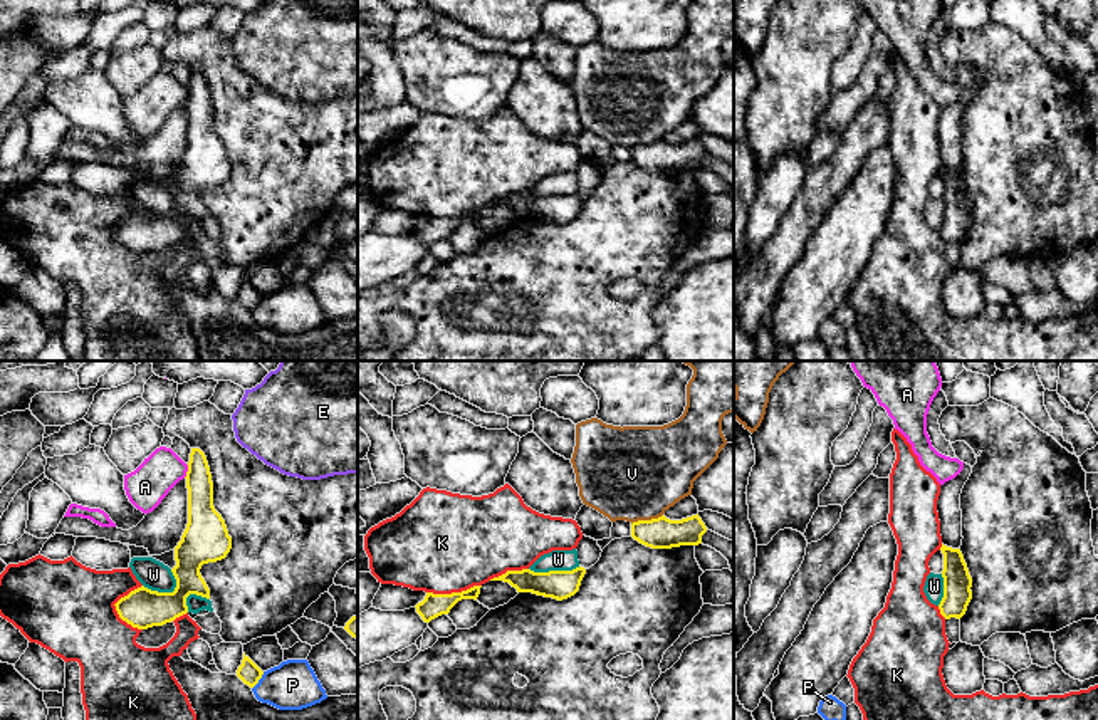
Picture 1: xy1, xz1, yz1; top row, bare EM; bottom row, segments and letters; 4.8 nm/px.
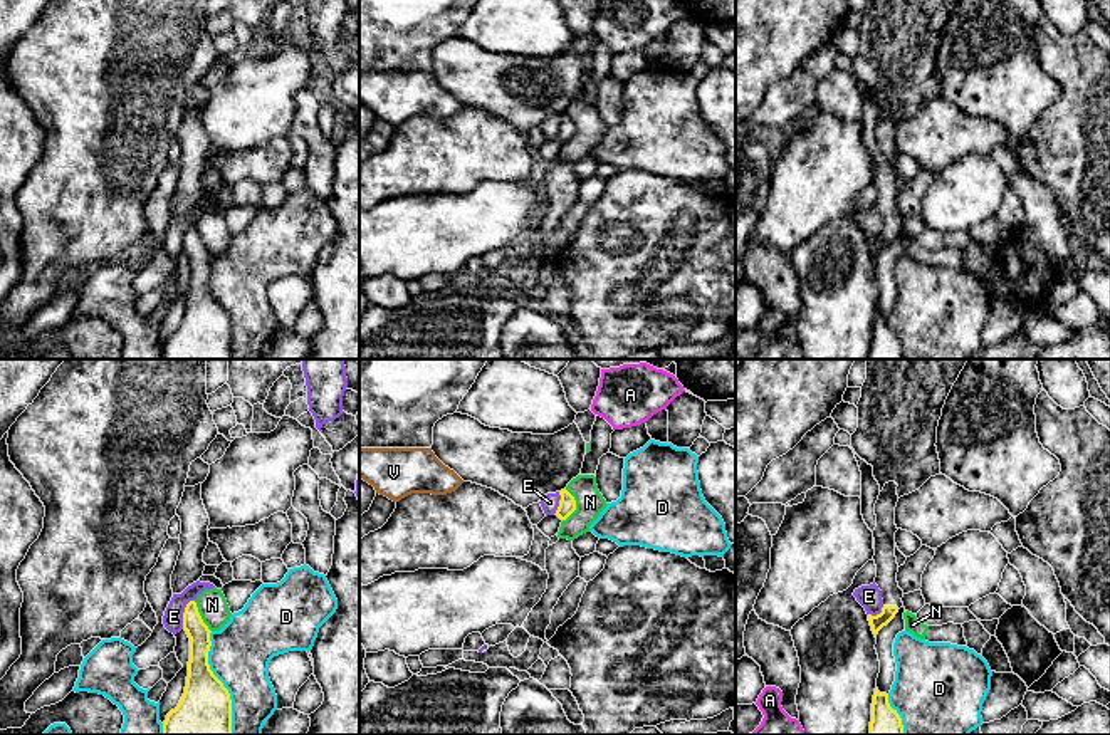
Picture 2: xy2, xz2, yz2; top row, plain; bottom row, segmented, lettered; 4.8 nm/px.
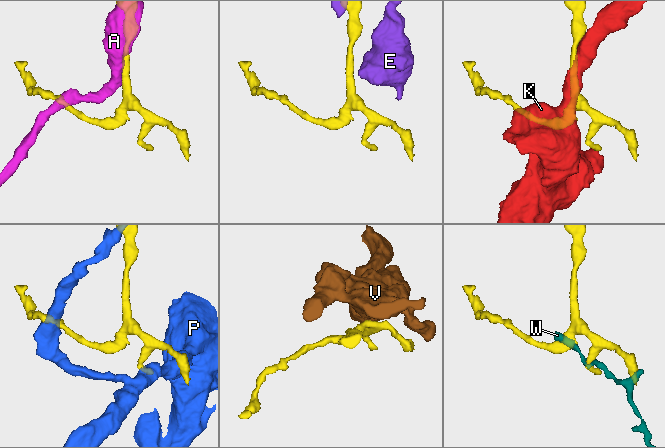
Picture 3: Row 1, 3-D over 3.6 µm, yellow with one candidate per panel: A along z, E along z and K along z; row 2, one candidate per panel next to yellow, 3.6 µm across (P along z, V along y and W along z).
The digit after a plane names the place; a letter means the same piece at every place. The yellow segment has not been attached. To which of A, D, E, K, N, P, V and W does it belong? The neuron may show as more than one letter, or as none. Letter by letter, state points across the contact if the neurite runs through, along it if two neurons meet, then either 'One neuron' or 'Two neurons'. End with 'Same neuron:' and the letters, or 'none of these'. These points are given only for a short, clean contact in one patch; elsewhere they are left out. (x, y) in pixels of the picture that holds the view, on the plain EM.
A: Two neurons
D: Two neurons
E: Boundary: xy2 (193, 224), (185, 232), (182, 252). Two neurons
K: One neuron
N: Boundary: xz2 (566, 113), (575, 125), (575, 133), (563, 145). Two neurons
P: Two neurons
V: Boundary: xz1 (662, 138), (652, 143), (638, 143), (632, 148). Two neurons
W: Two neurons
Same neuron: K

